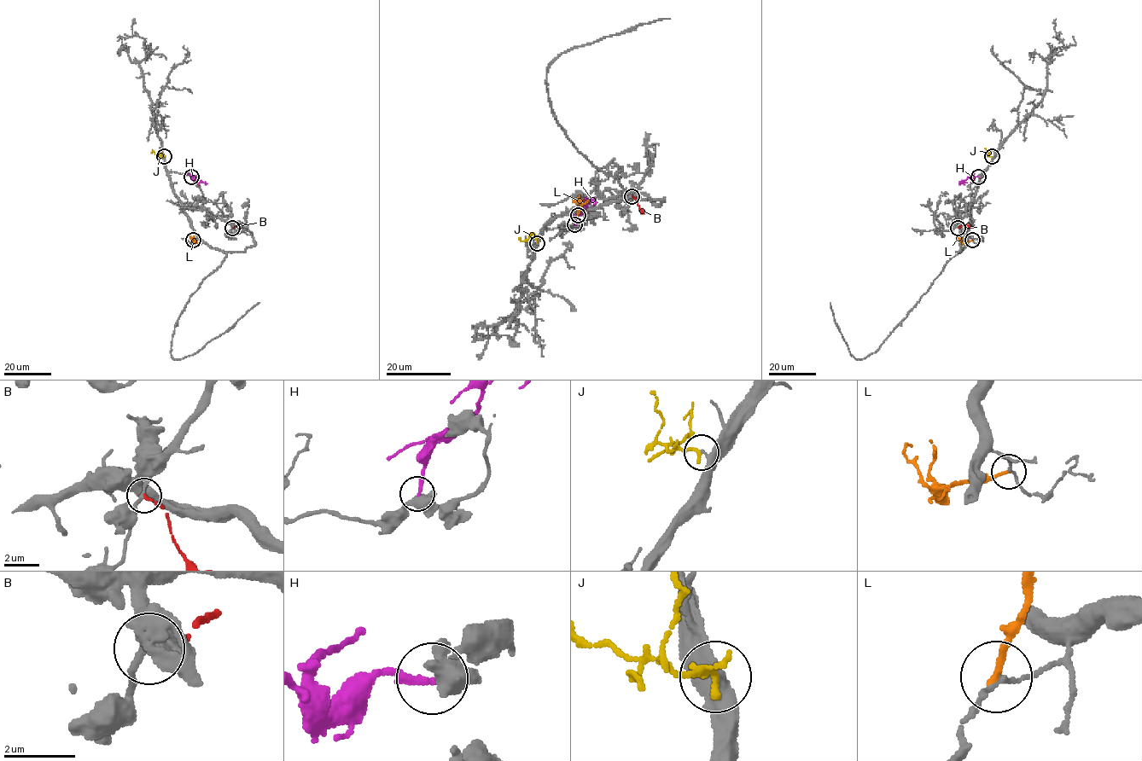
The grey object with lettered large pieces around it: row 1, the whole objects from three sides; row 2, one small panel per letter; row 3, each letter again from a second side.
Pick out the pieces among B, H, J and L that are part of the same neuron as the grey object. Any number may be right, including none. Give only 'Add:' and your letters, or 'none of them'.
Add: H, J

